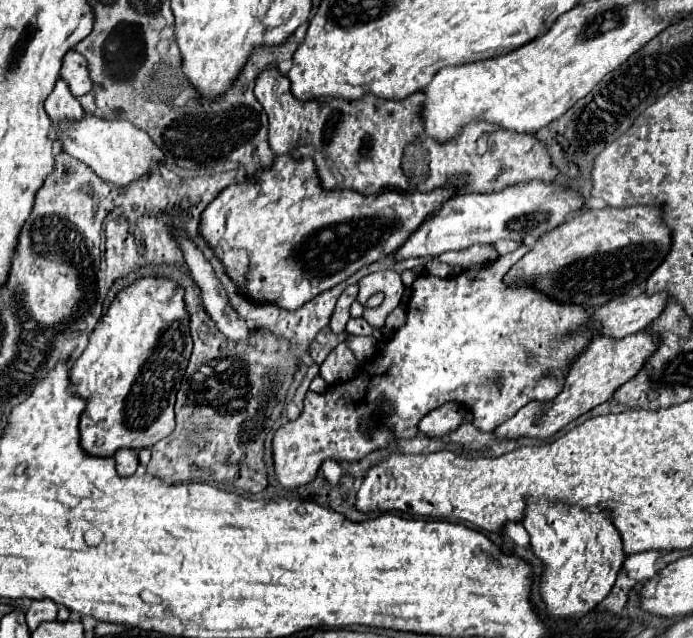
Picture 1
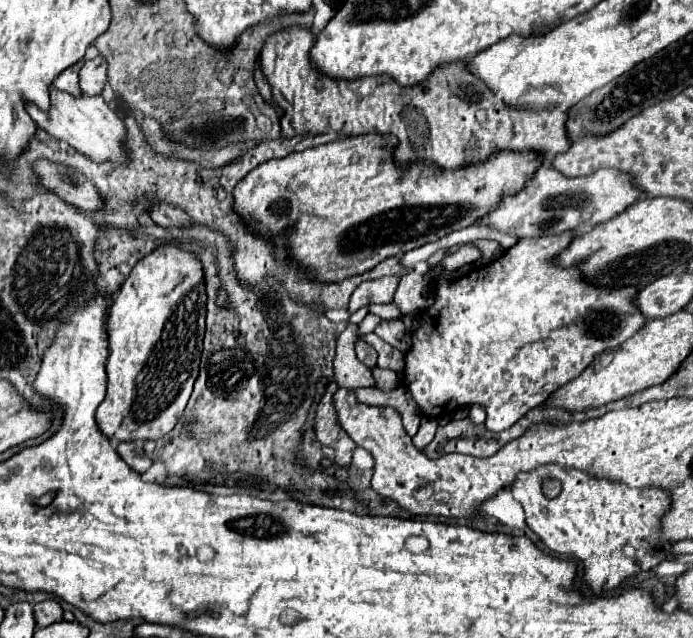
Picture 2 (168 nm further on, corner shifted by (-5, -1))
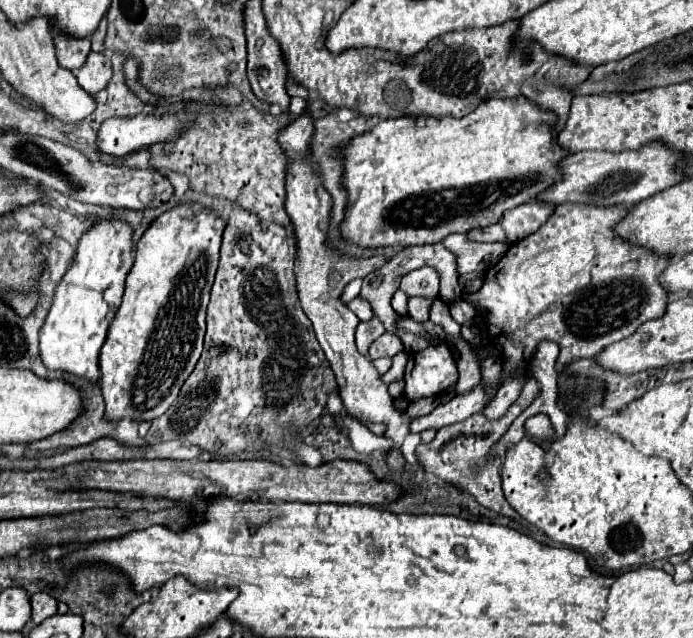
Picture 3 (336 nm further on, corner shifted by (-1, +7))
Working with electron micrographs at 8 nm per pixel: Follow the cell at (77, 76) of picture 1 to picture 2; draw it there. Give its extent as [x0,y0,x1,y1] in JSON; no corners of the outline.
[78,56,106,96]

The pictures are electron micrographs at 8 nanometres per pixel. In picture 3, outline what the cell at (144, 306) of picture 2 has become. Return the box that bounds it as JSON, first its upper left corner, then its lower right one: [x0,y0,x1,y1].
[100,202,226,420]

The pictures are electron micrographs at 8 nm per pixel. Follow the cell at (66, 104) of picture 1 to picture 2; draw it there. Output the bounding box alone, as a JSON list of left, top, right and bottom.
[54,62,82,96]

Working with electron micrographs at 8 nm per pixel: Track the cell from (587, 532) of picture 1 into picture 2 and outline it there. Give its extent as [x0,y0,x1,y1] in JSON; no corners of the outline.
[512,466,670,594]

